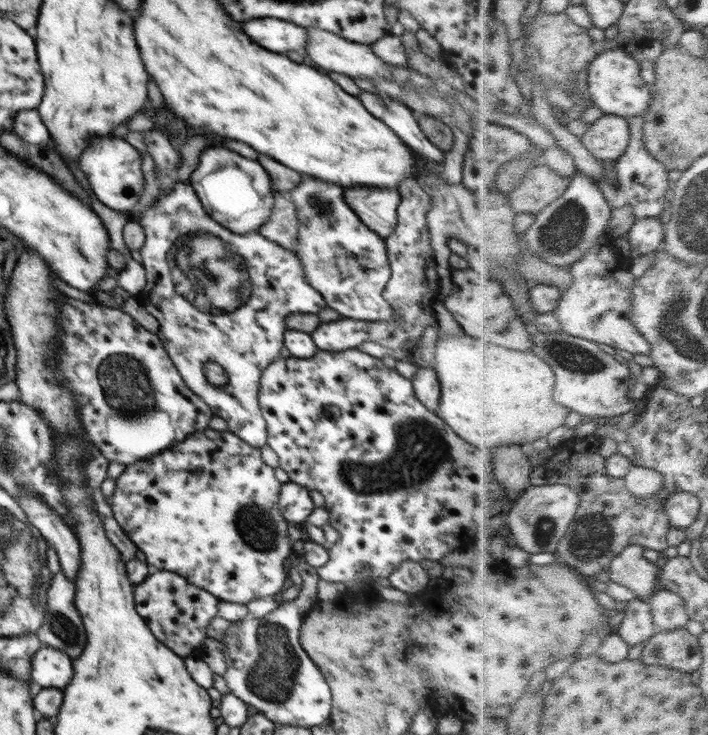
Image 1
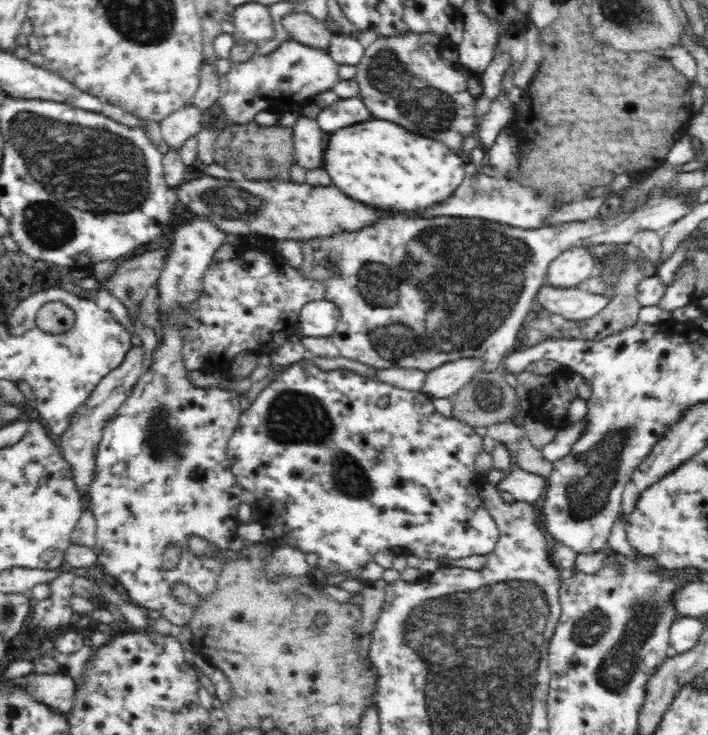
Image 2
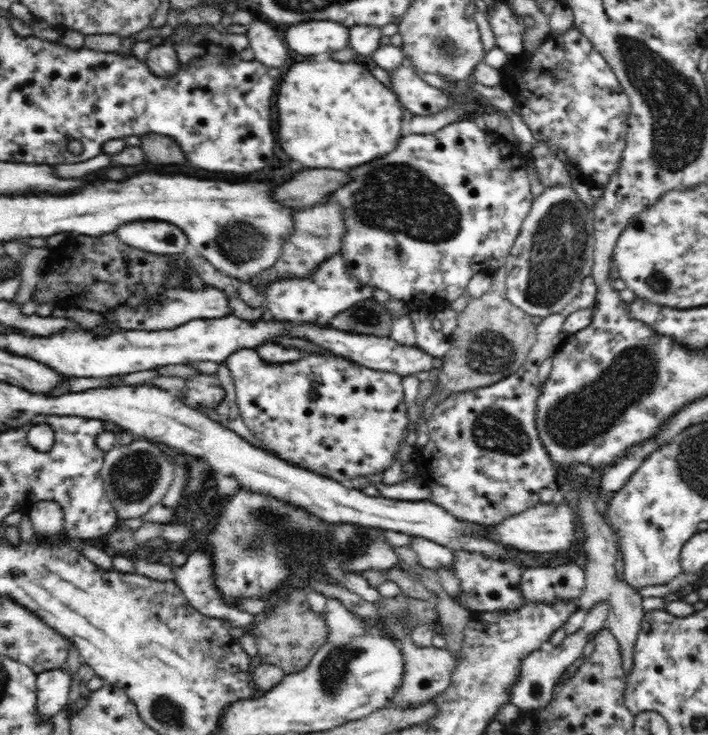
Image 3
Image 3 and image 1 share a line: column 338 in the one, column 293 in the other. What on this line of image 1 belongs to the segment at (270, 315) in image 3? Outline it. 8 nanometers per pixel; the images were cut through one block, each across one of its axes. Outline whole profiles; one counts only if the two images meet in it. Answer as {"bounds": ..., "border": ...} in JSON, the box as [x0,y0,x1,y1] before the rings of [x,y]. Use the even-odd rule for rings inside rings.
{"bounds":[136,179,326,449],"border":[[[176,179],[175,185],[167,193],[161,192],[157,201],[148,210],[140,209],[136,218],[142,225],[145,234],[144,246],[142,246],[139,251],[142,255],[142,267],[144,267],[146,276],[145,288],[140,292],[137,298],[143,302],[143,306],[147,312],[155,316],[160,323],[157,336],[162,340],[165,351],[174,363],[174,366],[178,369],[186,386],[192,390],[194,394],[198,394],[200,399],[204,400],[204,403],[206,403],[208,407],[212,408],[214,416],[226,420],[228,423],[228,431],[238,435],[238,438],[241,438],[254,448],[258,449],[264,446],[264,444],[267,444],[267,422],[263,417],[262,409],[260,409],[258,401],[262,371],[276,359],[282,358],[280,350],[284,348],[284,334],[287,330],[286,324],[284,324],[286,317],[294,313],[318,314],[318,312],[326,308],[324,298],[316,289],[306,283],[304,273],[302,273],[302,265],[300,265],[300,261],[298,261],[298,257],[294,252],[285,249],[278,243],[264,238],[259,231],[249,232],[242,236],[234,234],[234,231],[224,228],[204,210],[201,200],[198,198],[190,182],[183,182]],[[206,298],[212,301],[212,308],[215,307],[218,308],[218,310],[203,310],[203,308],[210,308],[210,306],[206,304]],[[206,360],[208,360],[208,362],[215,362],[226,370],[229,380],[226,386],[214,386],[211,382],[206,380],[206,376],[204,376],[204,364],[206,364]]]}

